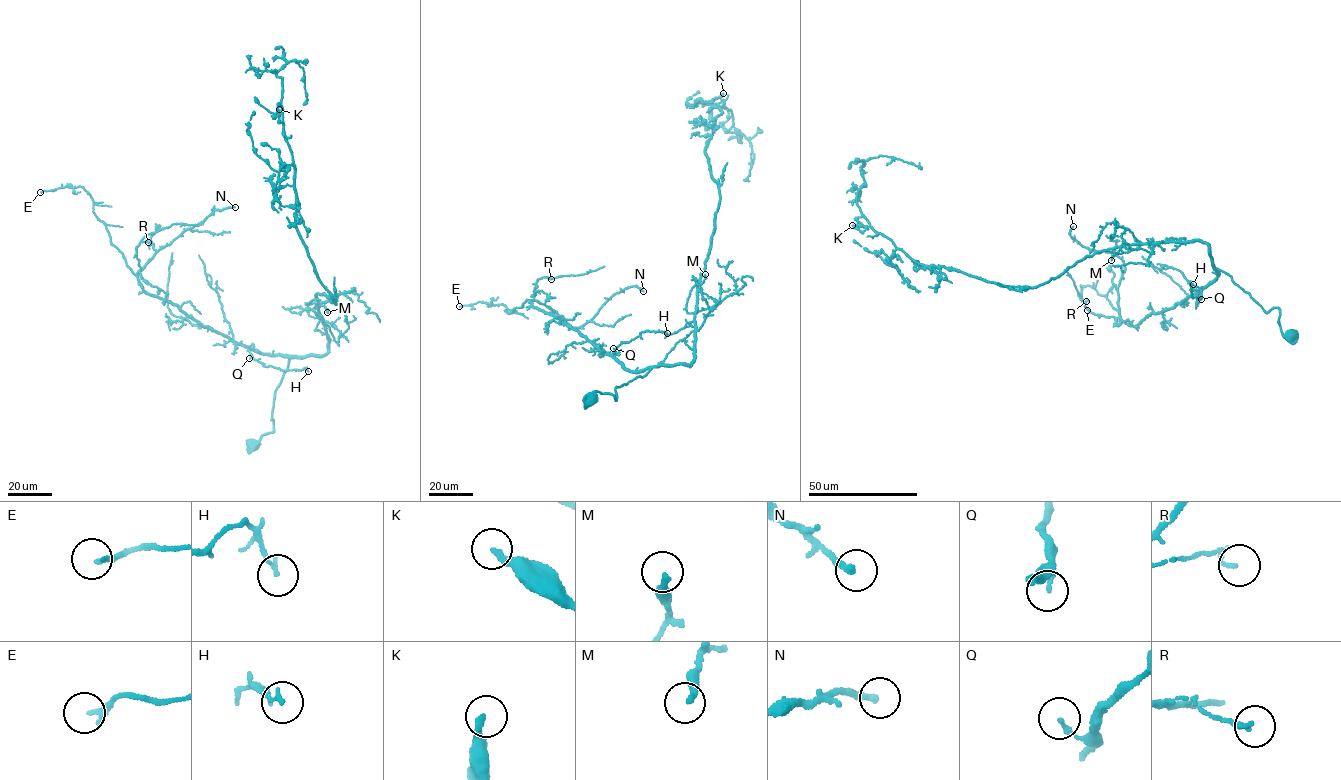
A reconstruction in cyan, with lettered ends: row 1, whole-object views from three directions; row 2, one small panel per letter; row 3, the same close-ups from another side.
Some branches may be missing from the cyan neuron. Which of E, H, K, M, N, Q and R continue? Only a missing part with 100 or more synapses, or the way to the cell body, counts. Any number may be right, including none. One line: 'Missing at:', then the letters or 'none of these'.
Missing at: none of these

